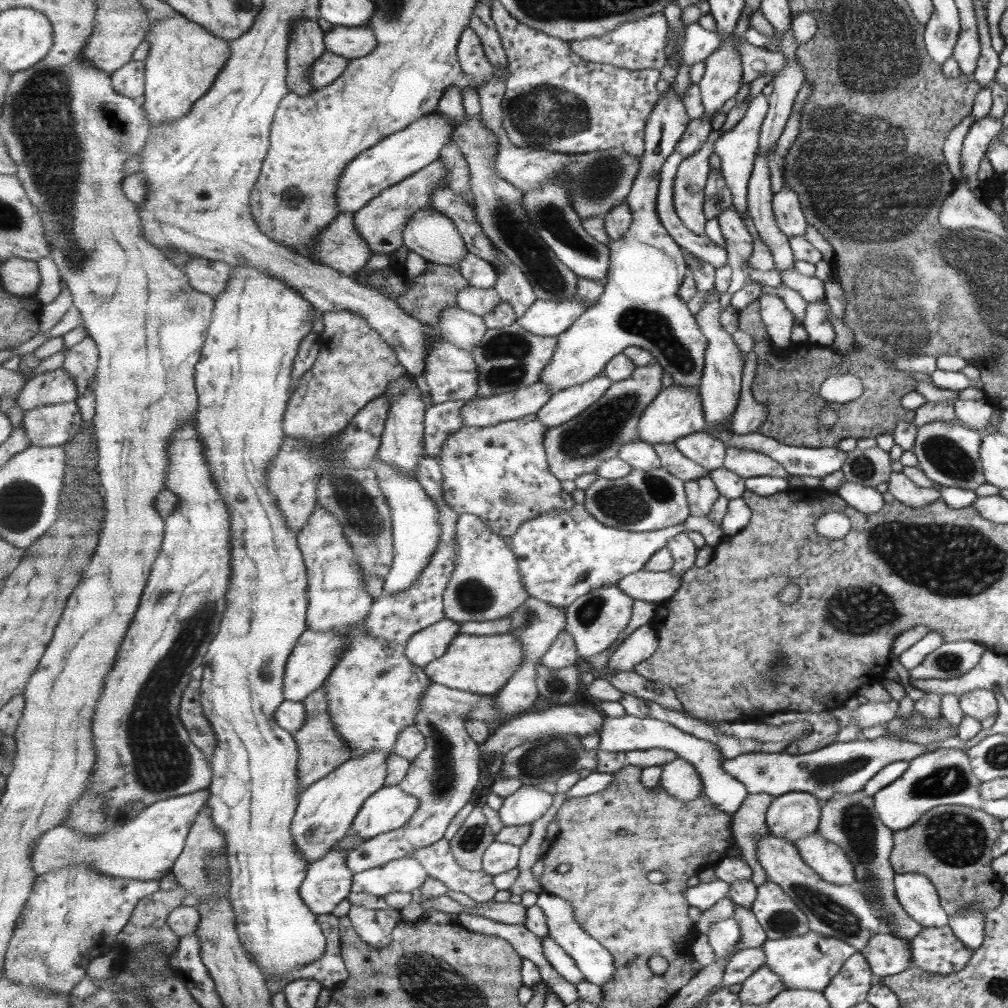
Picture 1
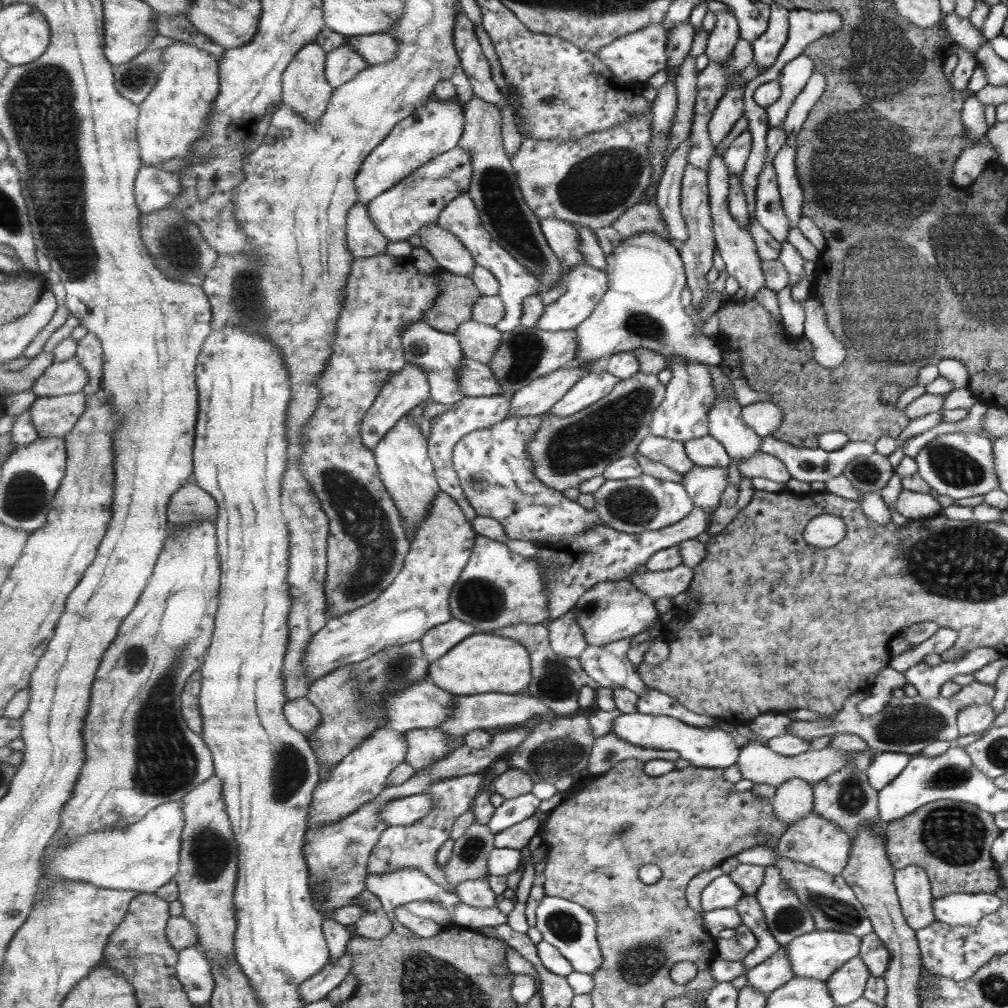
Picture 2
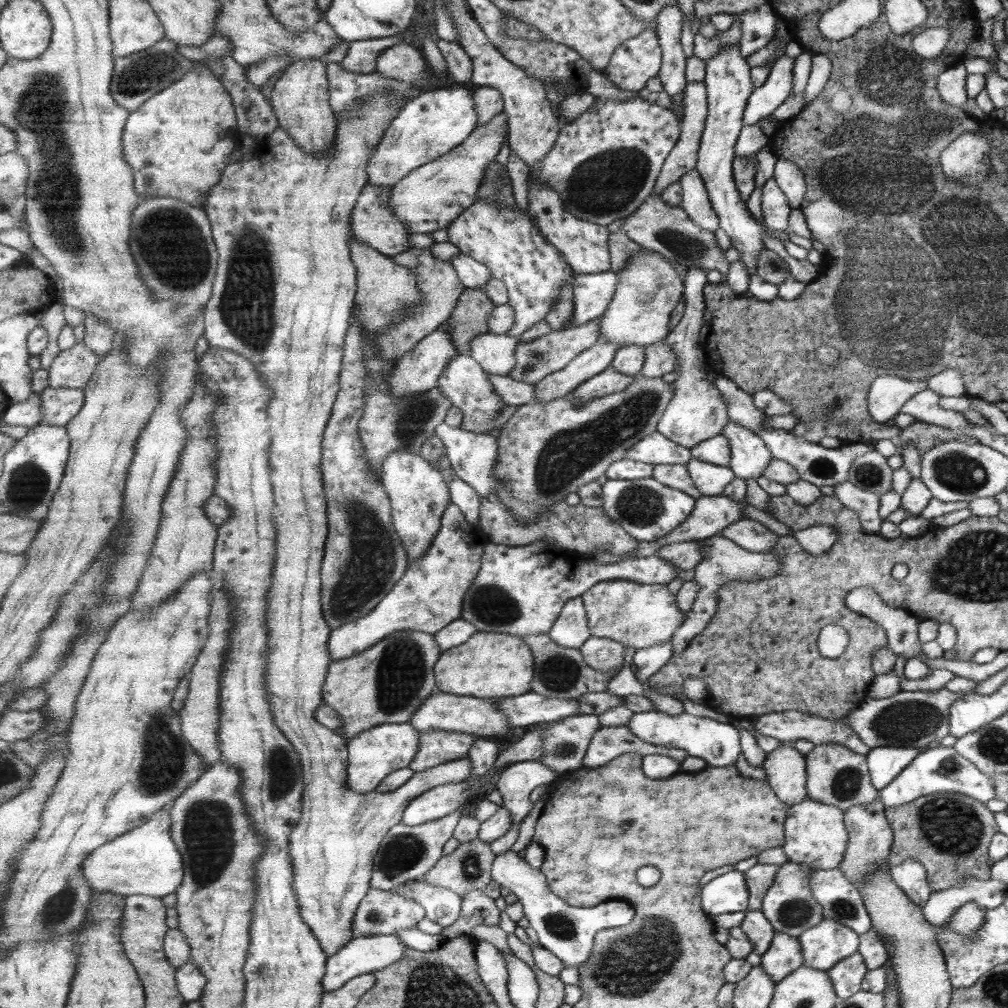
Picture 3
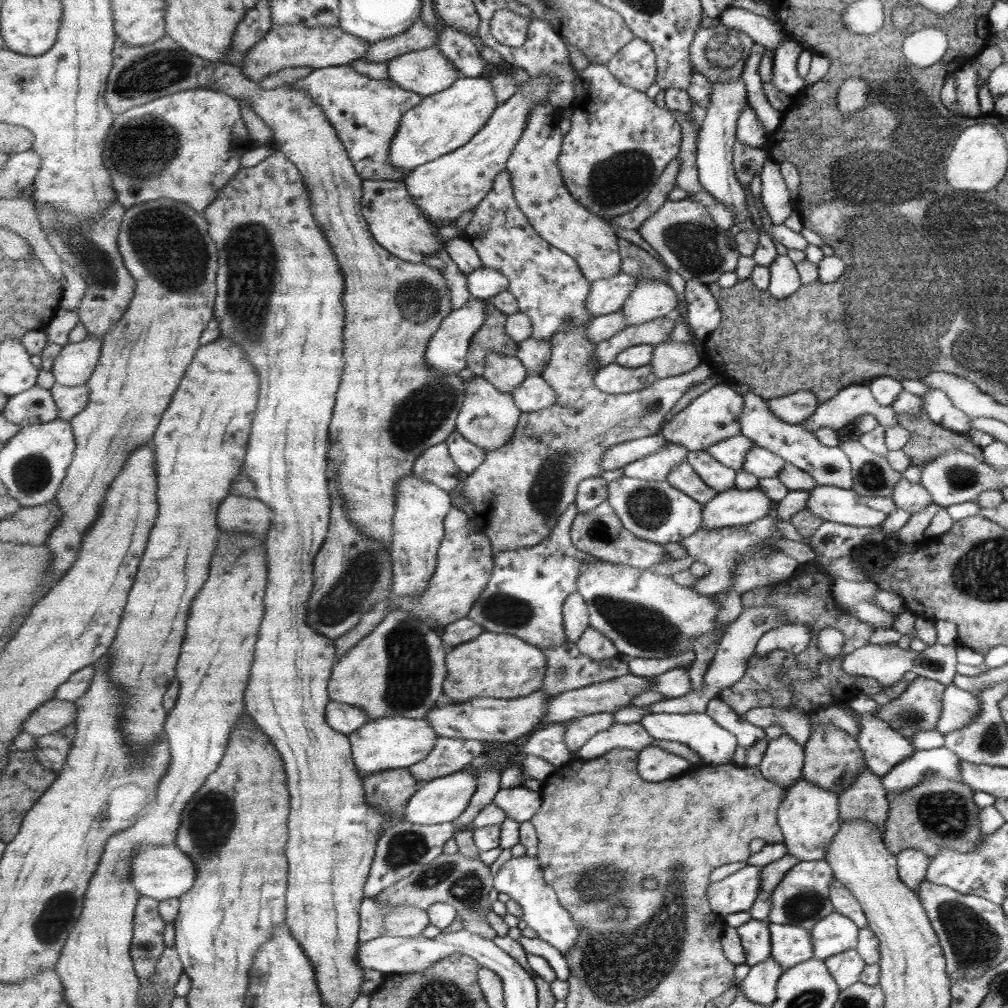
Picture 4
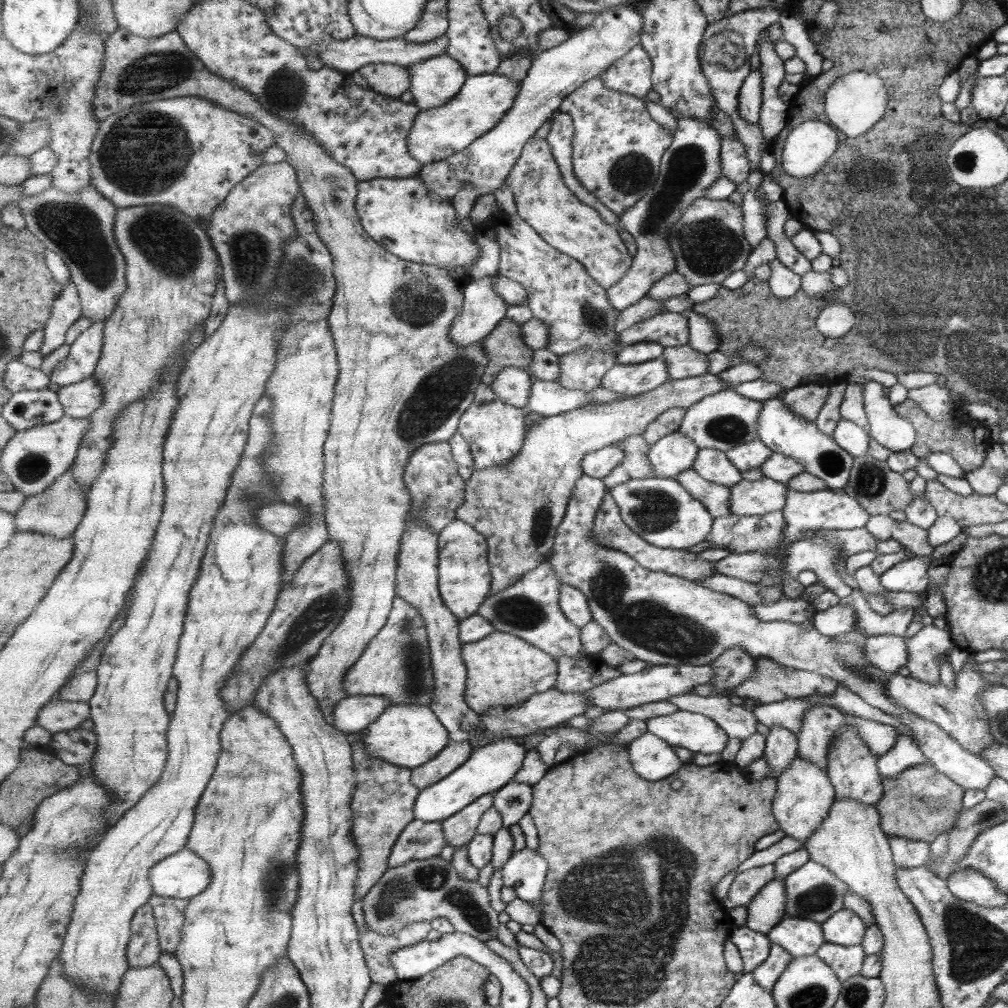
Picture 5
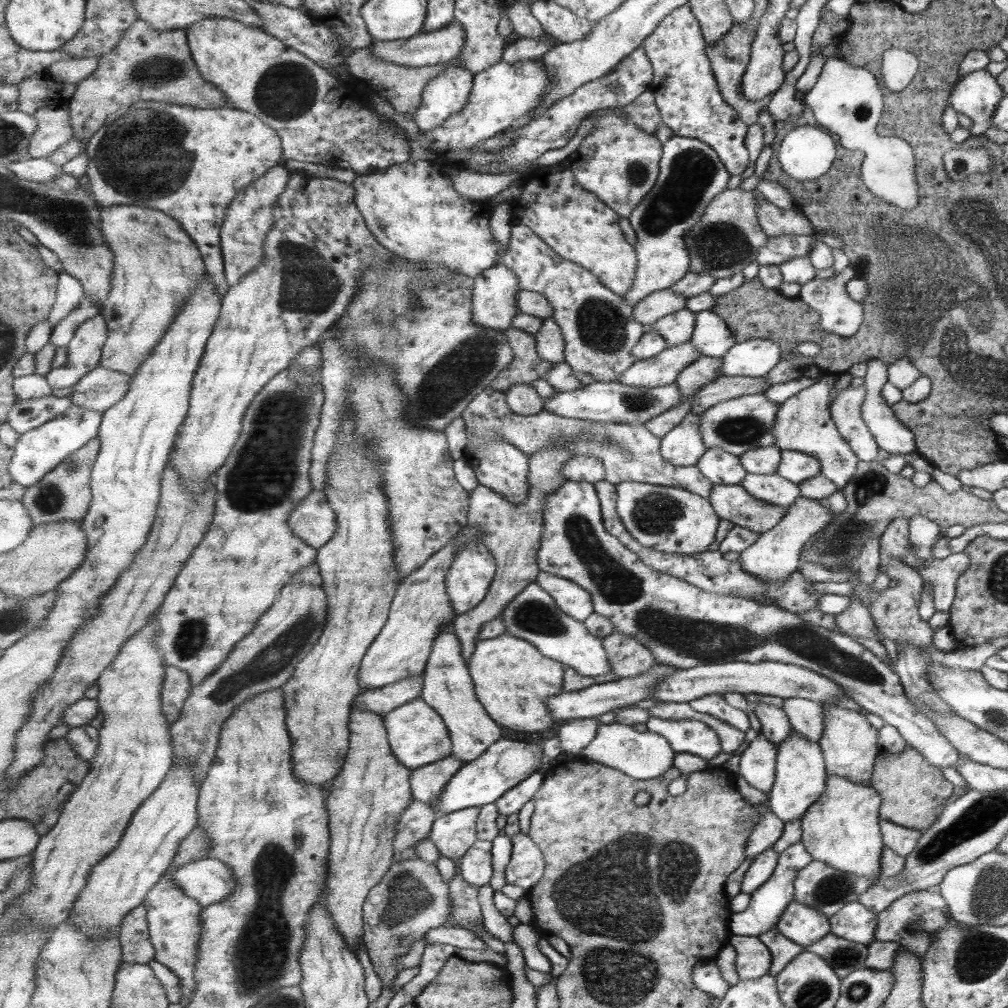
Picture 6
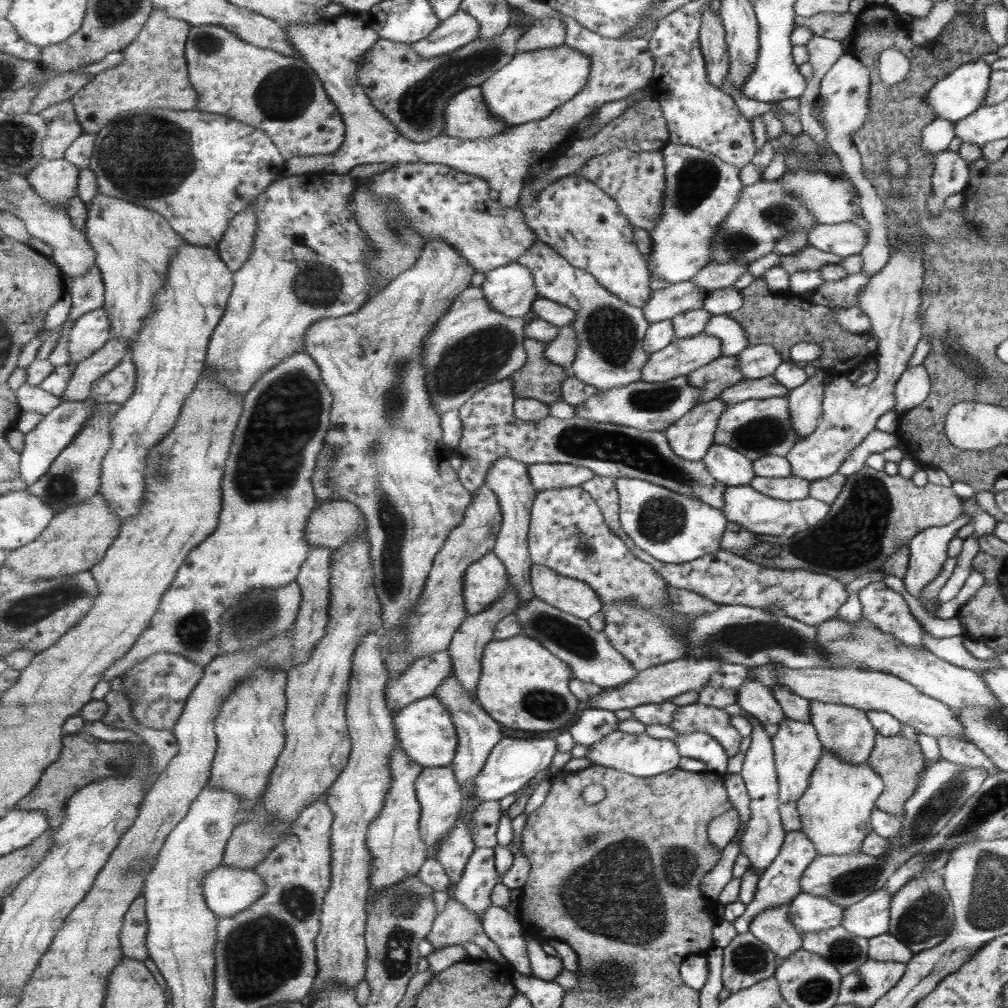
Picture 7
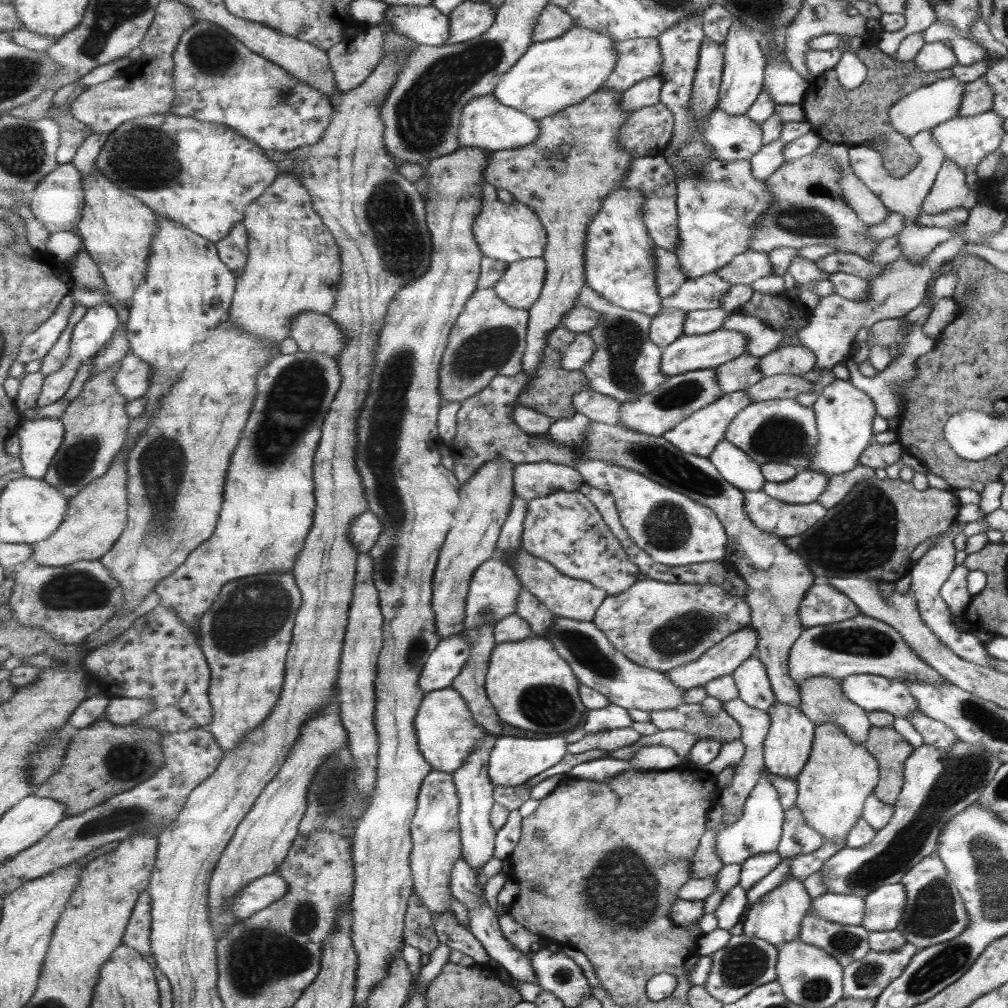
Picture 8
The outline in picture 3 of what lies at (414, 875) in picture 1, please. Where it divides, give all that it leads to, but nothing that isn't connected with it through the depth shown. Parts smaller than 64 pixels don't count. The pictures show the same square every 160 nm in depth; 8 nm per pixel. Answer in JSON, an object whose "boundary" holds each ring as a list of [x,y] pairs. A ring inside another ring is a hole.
{"boundary":[[[416,879],[391,891],[419,903],[424,907],[426,917],[442,928],[455,925],[461,917],[464,899],[460,894],[443,886],[433,886],[422,882],[422,879]]]}

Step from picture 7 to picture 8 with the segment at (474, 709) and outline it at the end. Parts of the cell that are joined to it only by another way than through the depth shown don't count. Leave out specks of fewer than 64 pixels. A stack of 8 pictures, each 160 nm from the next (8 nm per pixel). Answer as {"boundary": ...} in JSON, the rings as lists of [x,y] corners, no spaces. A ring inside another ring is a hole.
{"boundary":[[[486,732],[486,736],[480,740],[464,766],[456,774],[453,774],[460,798],[459,820],[462,832],[462,856],[477,873],[481,872],[484,864],[487,864],[495,856],[498,830],[492,824],[490,816],[496,803],[494,797],[496,786],[490,777],[490,756],[498,738],[499,734]]]}

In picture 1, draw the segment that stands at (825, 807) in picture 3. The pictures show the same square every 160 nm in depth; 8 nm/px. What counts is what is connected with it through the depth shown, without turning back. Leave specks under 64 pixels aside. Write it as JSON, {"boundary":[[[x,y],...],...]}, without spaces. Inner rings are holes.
{"boundary":[[[816,830],[791,843],[821,880],[831,884],[855,885],[854,870],[845,853],[836,844],[825,840]]]}

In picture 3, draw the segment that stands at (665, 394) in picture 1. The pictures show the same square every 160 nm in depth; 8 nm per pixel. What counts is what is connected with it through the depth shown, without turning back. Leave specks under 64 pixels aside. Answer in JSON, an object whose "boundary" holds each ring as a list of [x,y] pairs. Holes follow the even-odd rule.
{"boundary":[[[695,169],[680,178],[683,187],[681,207],[693,222],[702,229],[715,232],[721,228],[719,215],[713,208],[705,181],[701,173]],[[696,266],[687,268],[687,270],[686,289],[683,296],[685,299],[684,315],[666,338],[666,343],[674,348],[680,362],[678,370],[671,378],[673,379],[675,394],[659,421],[658,432],[687,449],[693,449],[702,444],[703,441],[720,436],[725,431],[729,412],[727,412],[727,401],[723,399],[717,386],[705,379],[703,371],[703,368],[709,368],[709,366],[706,362],[707,356],[703,343],[699,342],[699,332],[703,328],[704,312],[708,308],[705,291],[706,286],[710,283],[708,271]]]}

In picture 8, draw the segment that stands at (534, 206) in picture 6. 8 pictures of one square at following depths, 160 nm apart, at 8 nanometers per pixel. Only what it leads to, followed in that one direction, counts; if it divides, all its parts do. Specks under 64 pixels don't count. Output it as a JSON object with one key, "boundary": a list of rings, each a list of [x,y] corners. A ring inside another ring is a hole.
{"boundary":[[[639,189],[614,190],[605,200],[601,210],[589,223],[586,242],[586,277],[587,285],[595,289],[603,298],[610,300],[621,308],[647,313],[654,317],[662,309],[662,296],[657,290],[657,257],[658,247],[646,228],[643,209],[646,196]]]}

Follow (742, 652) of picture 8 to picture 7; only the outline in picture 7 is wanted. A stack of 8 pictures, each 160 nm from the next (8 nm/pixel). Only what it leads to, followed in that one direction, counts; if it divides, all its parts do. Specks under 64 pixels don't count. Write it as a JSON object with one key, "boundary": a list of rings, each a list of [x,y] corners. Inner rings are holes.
{"boundary":[[[683,657],[667,664],[660,664],[647,670],[638,671],[637,678],[630,680],[627,684],[617,688],[605,688],[601,694],[592,698],[590,702],[580,702],[581,711],[585,709],[593,710],[631,710],[642,704],[661,704],[683,694],[684,692],[700,691],[706,684],[710,684],[711,677],[724,665],[721,659],[715,657],[703,657],[693,659]]]}

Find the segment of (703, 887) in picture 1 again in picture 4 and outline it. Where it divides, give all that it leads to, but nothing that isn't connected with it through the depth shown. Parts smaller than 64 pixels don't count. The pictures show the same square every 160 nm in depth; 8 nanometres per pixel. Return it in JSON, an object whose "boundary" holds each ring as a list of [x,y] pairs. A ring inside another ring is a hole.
{"boundary":[[[746,865],[735,874],[711,883],[710,907],[721,916],[735,912],[750,912],[760,883],[760,867]]]}

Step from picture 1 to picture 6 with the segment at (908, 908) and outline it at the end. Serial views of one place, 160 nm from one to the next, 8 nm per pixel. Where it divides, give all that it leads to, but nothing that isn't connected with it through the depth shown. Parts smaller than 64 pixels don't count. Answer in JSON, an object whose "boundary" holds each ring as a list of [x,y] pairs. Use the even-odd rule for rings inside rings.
{"boundary":[[[881,817],[878,818],[878,827],[884,846],[903,858],[908,852],[914,850],[914,846],[922,835],[920,831],[900,827]]]}

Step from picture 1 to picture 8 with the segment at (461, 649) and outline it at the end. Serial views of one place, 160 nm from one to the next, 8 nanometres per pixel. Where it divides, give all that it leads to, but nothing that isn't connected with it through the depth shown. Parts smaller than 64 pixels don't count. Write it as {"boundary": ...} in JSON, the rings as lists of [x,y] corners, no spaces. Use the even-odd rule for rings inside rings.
{"boundary":[[[531,636],[514,643],[497,644],[492,652],[490,670],[486,676],[486,691],[495,710],[499,712],[499,718],[505,723],[523,730],[533,730],[533,732],[559,737],[571,733],[571,730],[581,722],[585,712],[588,712],[580,695],[580,683],[574,669],[557,652],[555,645],[549,639]]]}

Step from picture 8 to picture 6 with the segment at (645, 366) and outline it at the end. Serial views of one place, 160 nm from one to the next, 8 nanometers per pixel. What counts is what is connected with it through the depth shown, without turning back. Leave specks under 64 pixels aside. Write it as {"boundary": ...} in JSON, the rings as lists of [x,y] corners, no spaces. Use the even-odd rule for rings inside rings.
{"boundary":[[[517,222],[511,235],[510,250],[503,255],[503,263],[519,277],[523,289],[544,294],[551,301],[554,308],[552,317],[565,335],[566,363],[577,372],[592,374],[596,382],[618,380],[620,374],[634,365],[636,358],[633,350],[646,332],[645,325],[634,317],[634,307],[628,305],[619,293],[607,288],[590,269],[557,254],[550,244],[525,224]]]}

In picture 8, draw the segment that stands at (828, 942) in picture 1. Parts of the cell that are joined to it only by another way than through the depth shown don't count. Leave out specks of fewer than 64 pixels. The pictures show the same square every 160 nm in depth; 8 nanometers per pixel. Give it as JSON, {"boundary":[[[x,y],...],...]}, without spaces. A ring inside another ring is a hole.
{"boundary":[[[901,883],[874,888],[863,900],[863,917],[859,928],[865,932],[885,932],[897,927],[906,905],[906,894]]]}

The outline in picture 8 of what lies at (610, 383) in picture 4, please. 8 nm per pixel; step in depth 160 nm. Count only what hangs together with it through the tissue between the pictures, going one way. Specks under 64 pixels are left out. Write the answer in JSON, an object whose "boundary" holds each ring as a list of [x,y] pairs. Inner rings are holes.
{"boundary":[[[719,329],[715,332],[693,336],[684,334],[673,344],[663,348],[662,371],[668,377],[674,377],[697,369],[715,369],[743,356],[747,352],[747,345],[747,336],[736,330]]]}

